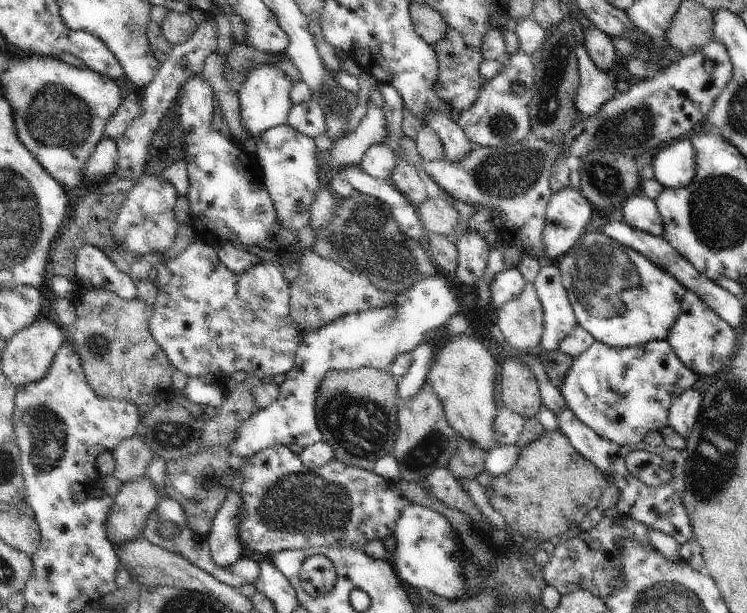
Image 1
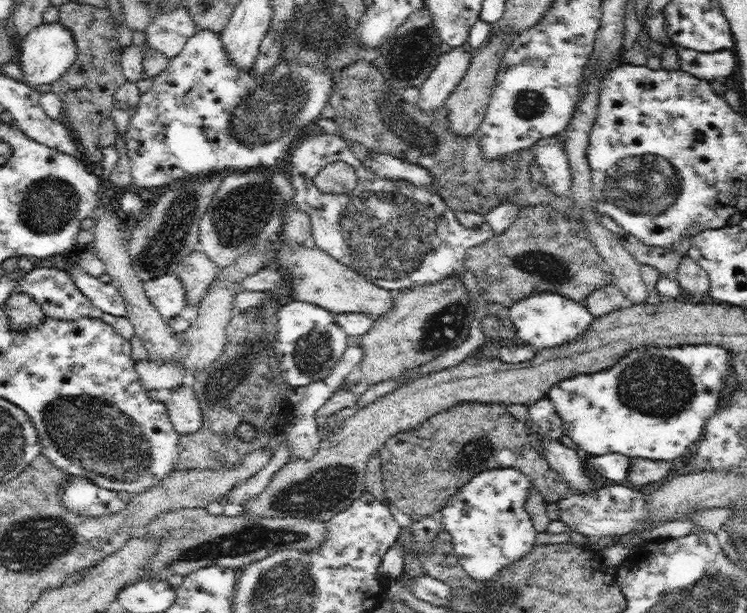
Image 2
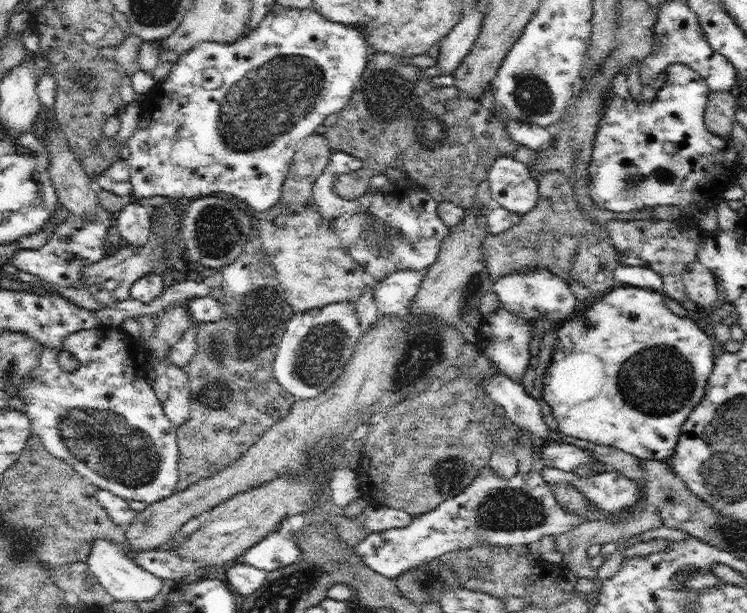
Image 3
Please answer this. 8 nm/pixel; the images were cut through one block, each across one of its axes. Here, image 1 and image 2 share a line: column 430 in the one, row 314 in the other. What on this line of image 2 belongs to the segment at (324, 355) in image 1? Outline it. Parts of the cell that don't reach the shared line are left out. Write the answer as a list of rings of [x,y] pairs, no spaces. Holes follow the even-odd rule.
[[[287,299],[277,314],[275,352],[280,353],[279,376],[292,387],[325,379],[347,350],[348,335],[337,325],[335,315],[321,306]]]

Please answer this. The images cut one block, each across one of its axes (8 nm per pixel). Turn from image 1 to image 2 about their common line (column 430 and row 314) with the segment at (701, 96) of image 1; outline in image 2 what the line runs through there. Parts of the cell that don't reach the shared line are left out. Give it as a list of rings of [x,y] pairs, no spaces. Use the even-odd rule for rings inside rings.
[[[176,273],[159,276],[143,283],[144,292],[165,320],[178,316],[188,305],[186,289]]]

